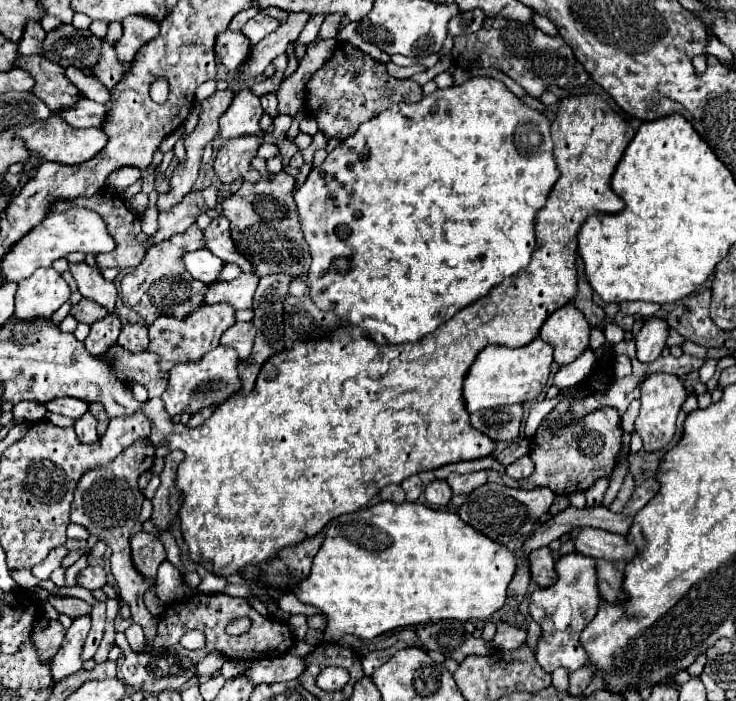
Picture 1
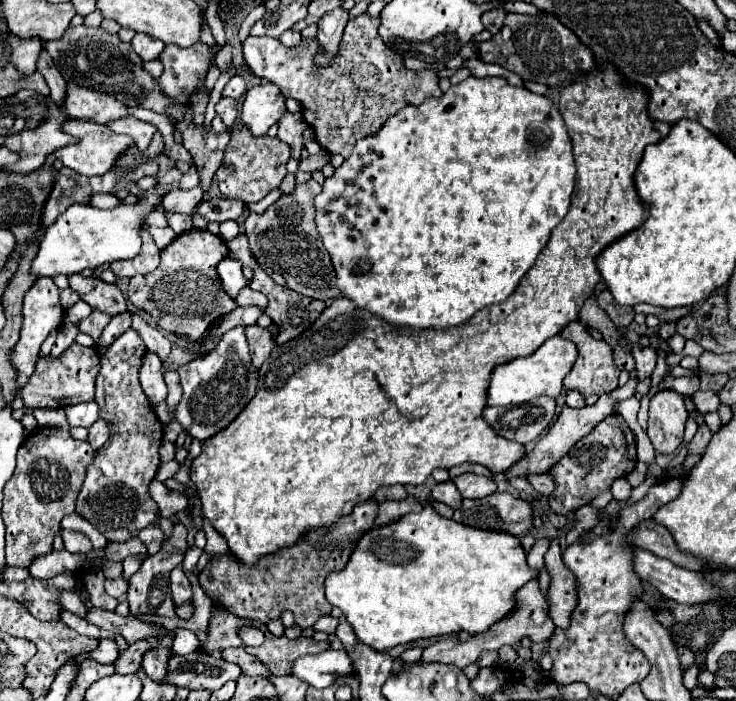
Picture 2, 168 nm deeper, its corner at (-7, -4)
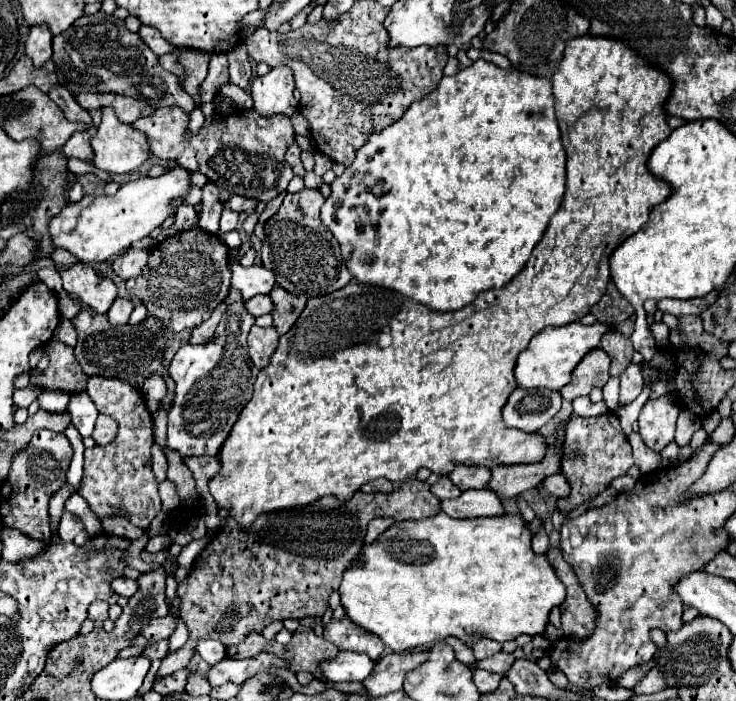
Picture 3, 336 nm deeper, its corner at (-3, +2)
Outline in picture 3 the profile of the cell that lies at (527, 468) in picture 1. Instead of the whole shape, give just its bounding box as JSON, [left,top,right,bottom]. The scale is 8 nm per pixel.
[543,473,571,499]

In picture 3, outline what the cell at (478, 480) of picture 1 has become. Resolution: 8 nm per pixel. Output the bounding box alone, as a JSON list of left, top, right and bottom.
[447,465,491,491]

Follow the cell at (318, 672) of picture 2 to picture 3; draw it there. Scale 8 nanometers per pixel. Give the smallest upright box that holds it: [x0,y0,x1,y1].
[321,651,375,683]

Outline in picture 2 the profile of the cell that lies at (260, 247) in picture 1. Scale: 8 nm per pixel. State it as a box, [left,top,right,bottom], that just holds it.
[245,179,339,301]

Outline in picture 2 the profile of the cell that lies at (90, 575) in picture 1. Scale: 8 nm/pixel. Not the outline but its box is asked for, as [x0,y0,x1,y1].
[105,579,127,599]

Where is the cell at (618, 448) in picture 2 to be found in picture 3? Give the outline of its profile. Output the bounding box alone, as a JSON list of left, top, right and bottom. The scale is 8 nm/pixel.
[557,413,633,515]

